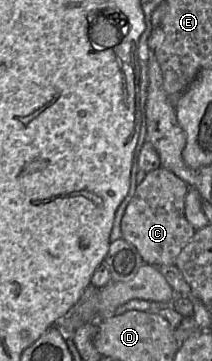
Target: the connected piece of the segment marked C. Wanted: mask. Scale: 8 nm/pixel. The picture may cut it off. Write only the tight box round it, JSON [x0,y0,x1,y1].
[121,167,195,266]

